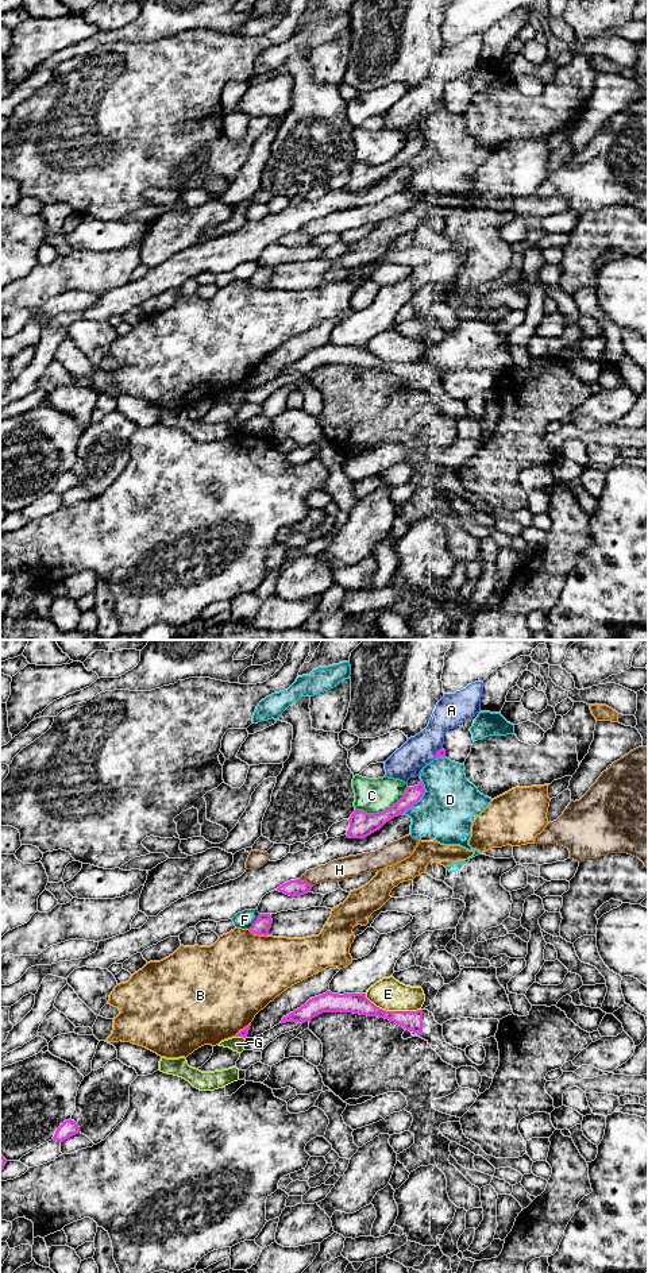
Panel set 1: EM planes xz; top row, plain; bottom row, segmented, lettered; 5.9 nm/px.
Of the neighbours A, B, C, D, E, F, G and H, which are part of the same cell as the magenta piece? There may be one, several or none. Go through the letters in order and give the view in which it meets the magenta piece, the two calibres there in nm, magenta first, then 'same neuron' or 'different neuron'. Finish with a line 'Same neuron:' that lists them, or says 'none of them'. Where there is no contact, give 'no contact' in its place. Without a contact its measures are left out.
A: xz | 50/190 nm | different neuron
B: xz | 100/480 nm | different neuron
C: xz | 140/200 nm | different neuron
D: xz | 100/320 nm | different neuron
E: xz | 120/190 nm | different neuron
F: xz | 100/110 nm | different neuron
G: xz | 50/90 nm | different neuron
H: xz | 100/130 nm | different neuron
Same neuron: none of them

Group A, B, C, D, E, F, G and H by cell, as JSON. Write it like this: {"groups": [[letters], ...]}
{"groups": [["A"], ["B"], ["C"], ["D"], ["E"], ["F"], ["G"], ["H"]]}

